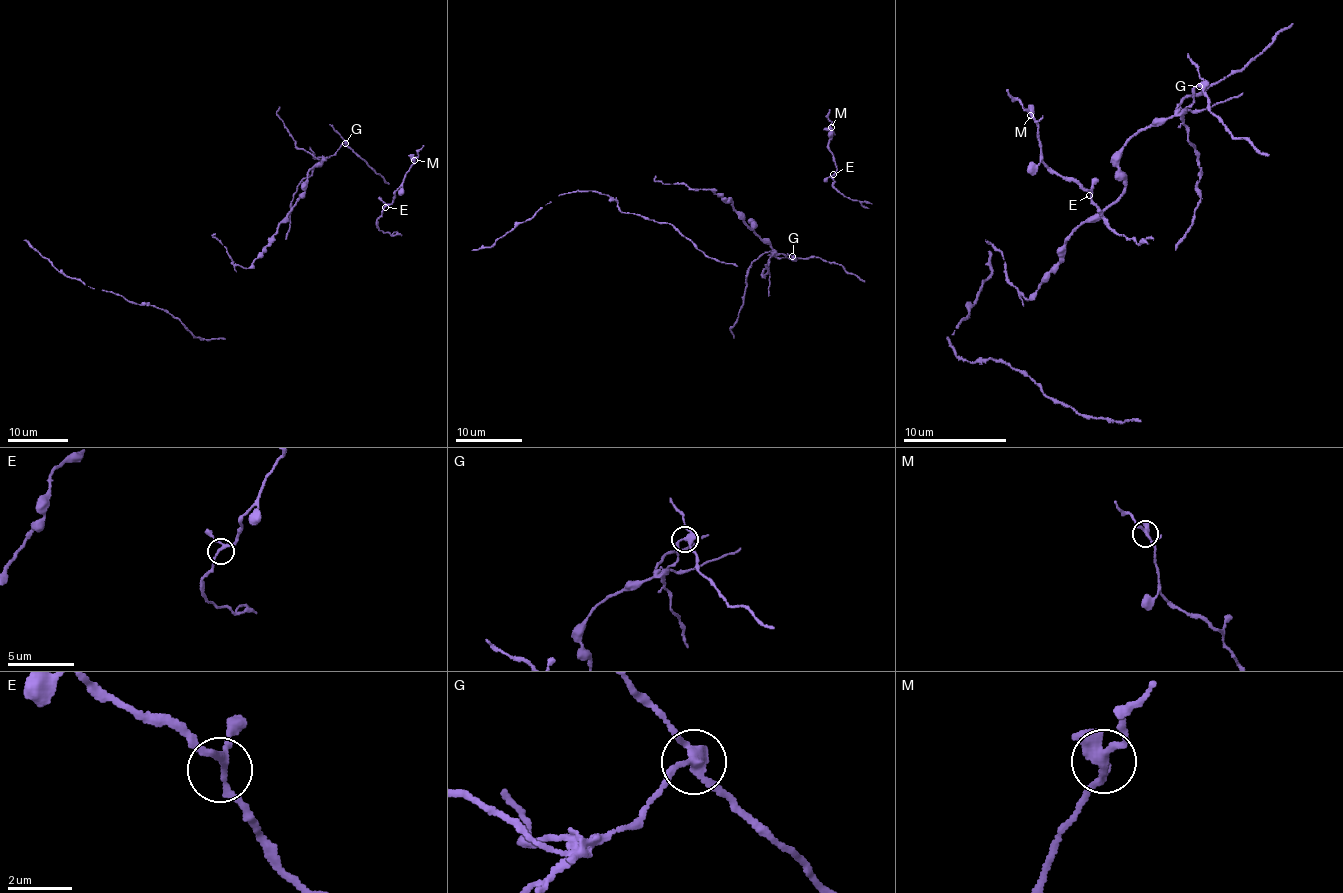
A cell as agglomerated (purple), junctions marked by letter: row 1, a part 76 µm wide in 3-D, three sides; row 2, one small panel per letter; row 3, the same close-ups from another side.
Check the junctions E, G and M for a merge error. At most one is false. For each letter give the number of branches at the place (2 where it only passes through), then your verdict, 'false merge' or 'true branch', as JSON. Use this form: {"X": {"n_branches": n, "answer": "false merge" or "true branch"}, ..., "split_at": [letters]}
{"E": {"n_branches": 3, "answer": "true branch"}, "G": {"n_branches": 3, "answer": "false merge"}, "M": {"n_branches": 3, "answer": "true branch"}, "split_at": ["G"]}

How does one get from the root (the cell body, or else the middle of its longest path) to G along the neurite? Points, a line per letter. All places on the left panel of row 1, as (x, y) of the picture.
G: (244, 267), (261, 252), (303, 192), (310, 169), (320, 166), (346, 143)

